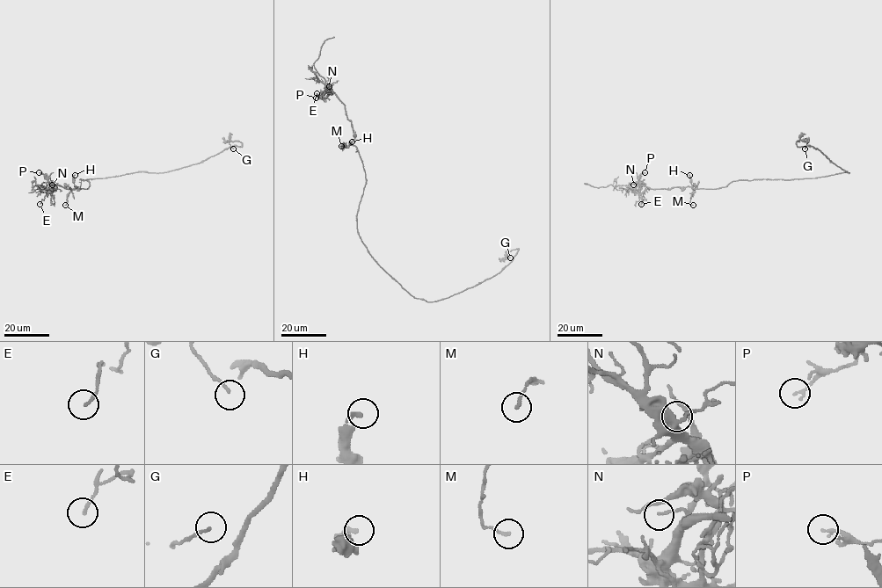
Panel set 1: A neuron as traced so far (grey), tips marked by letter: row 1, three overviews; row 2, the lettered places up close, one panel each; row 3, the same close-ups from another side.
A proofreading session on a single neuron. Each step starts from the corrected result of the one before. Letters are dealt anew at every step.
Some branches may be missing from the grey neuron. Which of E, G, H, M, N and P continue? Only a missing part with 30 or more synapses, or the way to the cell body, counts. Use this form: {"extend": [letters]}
{"extend": []}

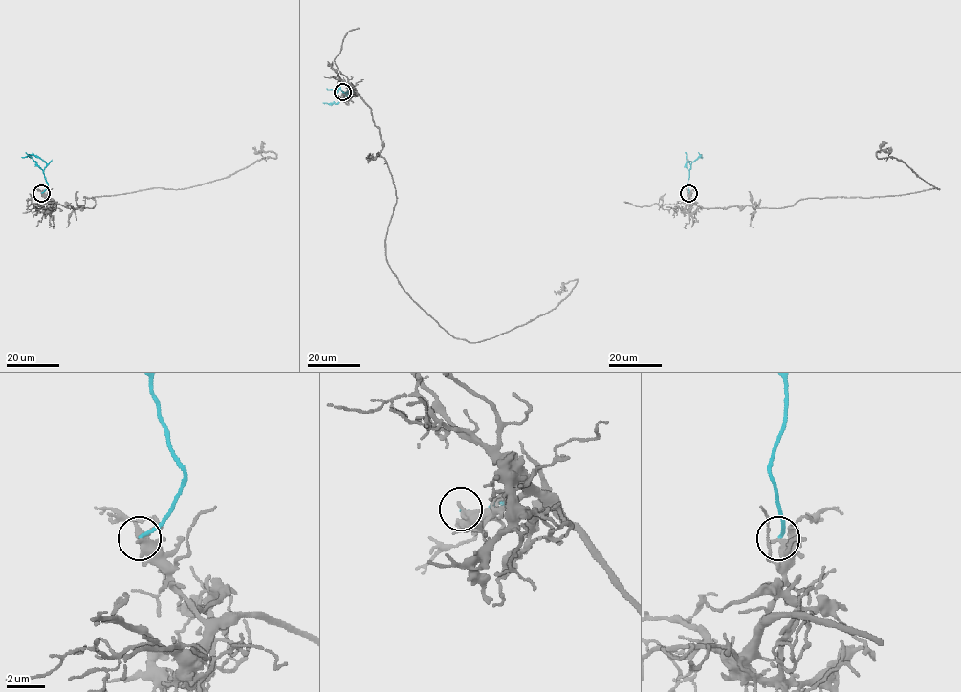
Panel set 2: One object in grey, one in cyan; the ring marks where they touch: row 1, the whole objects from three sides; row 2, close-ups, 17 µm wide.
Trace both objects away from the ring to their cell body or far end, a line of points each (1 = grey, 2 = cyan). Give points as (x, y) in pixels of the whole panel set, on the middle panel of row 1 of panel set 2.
1: (342, 92), (370, 109), (393, 179), (386, 262), (441, 327), (480, 342), (554, 309), (578, 279), (567, 290)
2: (342, 92), (348, 90), (336, 103), (322, 103)

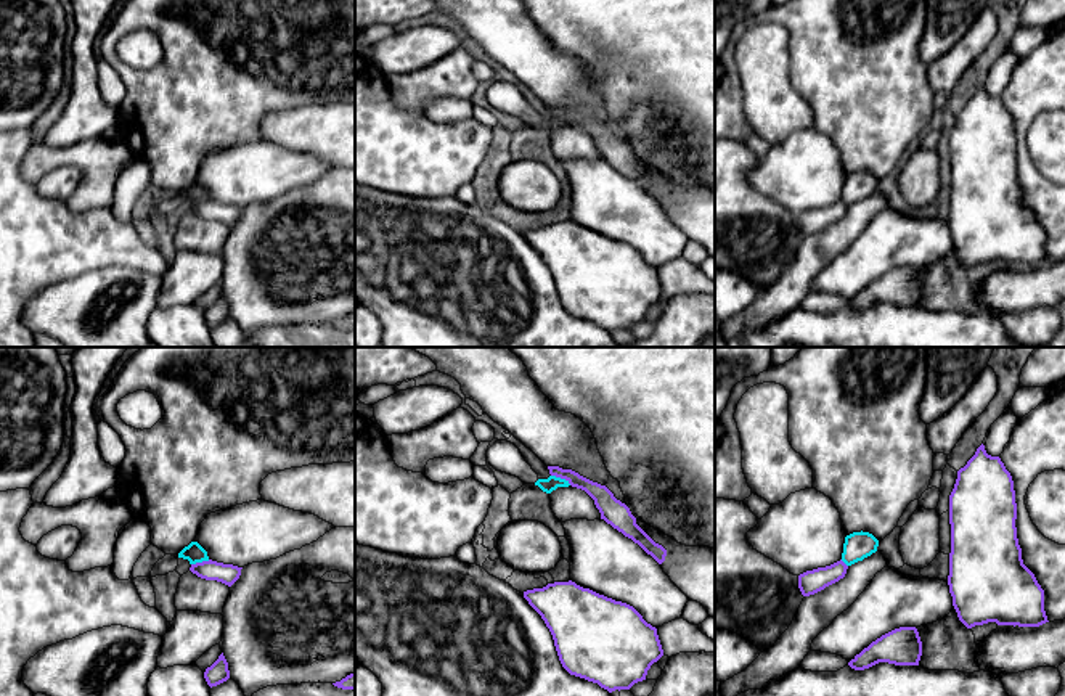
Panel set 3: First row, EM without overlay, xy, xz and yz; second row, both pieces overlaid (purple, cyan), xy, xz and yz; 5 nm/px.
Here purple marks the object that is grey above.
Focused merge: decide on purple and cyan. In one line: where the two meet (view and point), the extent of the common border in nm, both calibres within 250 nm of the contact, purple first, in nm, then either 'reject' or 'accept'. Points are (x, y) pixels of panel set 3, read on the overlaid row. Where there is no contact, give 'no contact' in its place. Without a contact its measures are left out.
xz (561, 478) | 120 nm | 110/70 nm | reject

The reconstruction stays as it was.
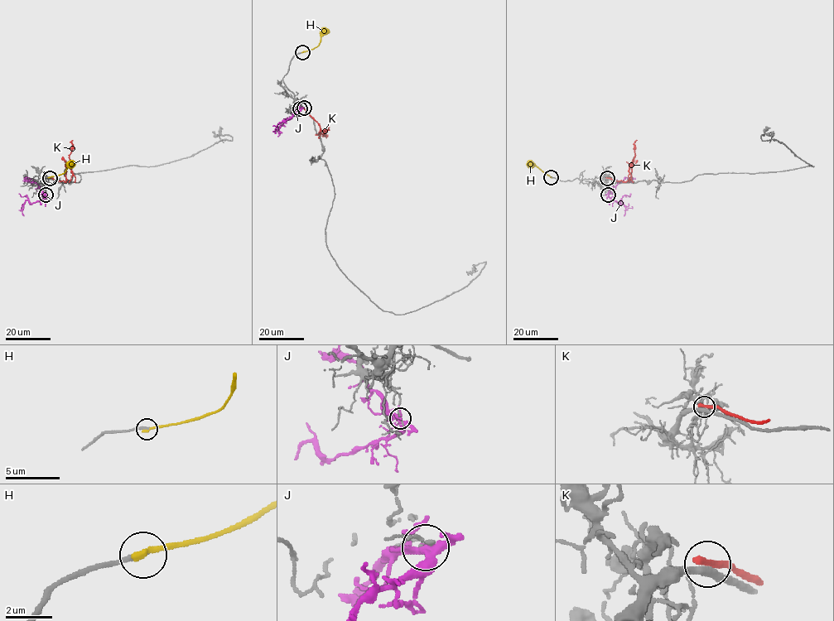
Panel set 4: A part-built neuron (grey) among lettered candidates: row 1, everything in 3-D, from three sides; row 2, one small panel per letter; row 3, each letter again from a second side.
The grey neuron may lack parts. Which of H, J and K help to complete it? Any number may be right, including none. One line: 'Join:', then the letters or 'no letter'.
Join: no letter

